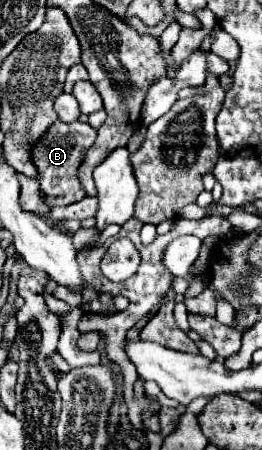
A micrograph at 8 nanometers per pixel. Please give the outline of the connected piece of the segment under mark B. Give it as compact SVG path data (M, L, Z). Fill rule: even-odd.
M56 121L52 129L36 143L36 149L32 151L32 157L36 157L36 167L40 169L40 189L44 189L44 195L48 197L48 205L70 205L84 197L84 189L80 189L80 181L76 177L76 171L80 167L80 161L84 159L84 153L94 143L96 131L88 123L72 121L62 123Z

